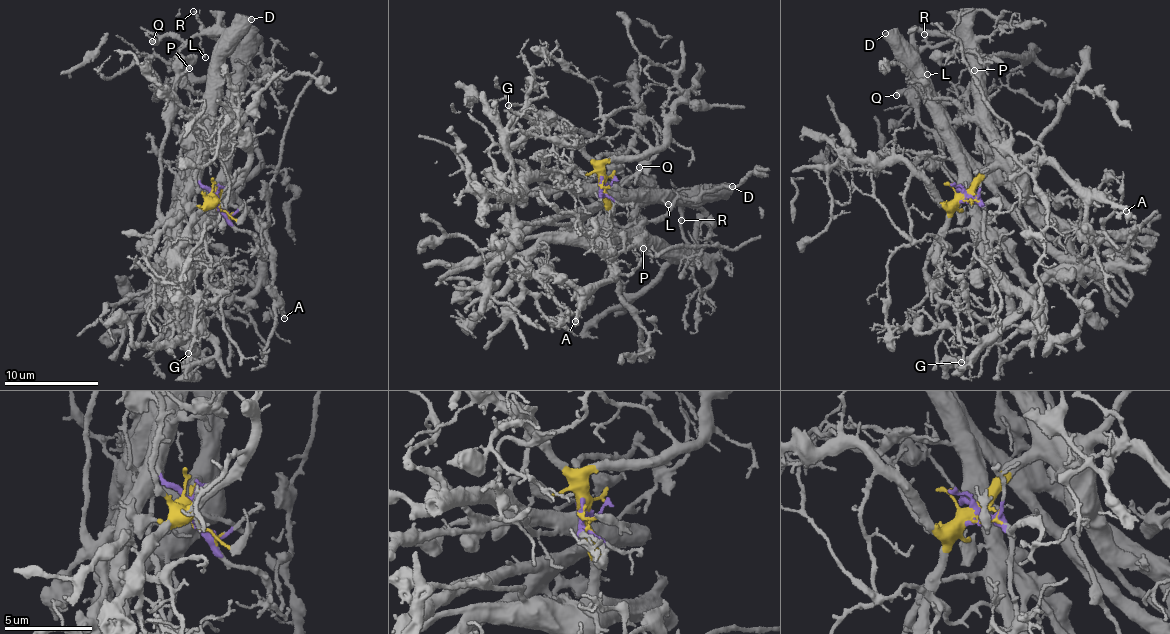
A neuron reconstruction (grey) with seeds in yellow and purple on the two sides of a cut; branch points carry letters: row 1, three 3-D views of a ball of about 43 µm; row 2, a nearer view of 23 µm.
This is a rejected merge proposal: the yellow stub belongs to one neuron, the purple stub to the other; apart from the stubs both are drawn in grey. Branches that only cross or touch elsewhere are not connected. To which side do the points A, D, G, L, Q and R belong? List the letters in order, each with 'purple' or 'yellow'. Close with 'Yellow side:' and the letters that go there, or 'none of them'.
A: yellow
D: purple
G: yellow
L: purple
Q: purple
R: purple
Yellow side: A, G

